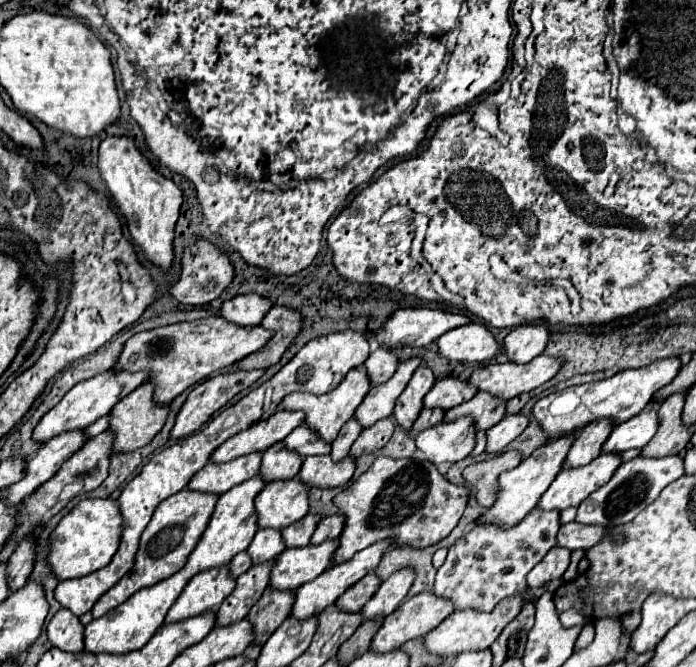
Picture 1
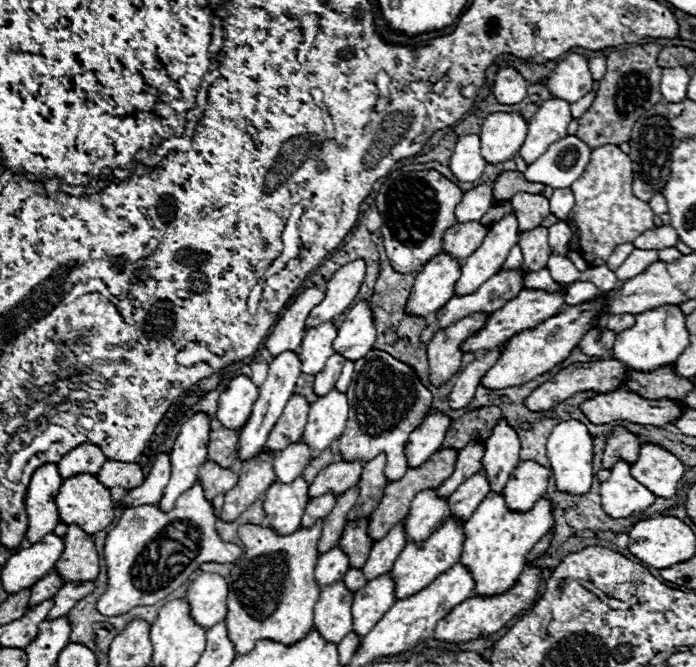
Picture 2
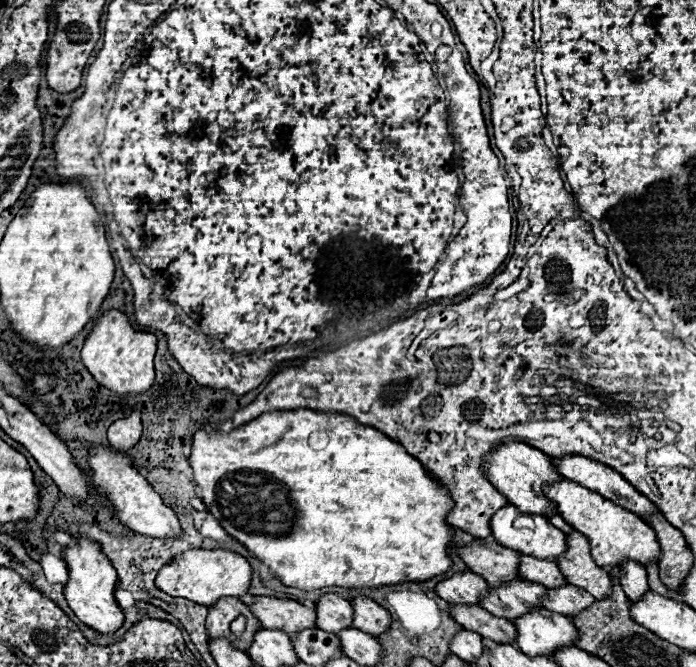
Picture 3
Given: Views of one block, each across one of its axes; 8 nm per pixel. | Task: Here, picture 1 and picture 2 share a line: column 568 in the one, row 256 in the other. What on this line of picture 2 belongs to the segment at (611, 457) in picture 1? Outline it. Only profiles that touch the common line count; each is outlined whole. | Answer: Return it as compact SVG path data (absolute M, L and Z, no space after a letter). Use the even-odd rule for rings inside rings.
M506 214L498 224L492 224L480 248L474 250L472 256L462 262L454 294L470 294L480 288L486 280L490 280L490 276L494 276L502 268L506 256L510 254L510 248L518 244L518 236L518 220L514 214Z

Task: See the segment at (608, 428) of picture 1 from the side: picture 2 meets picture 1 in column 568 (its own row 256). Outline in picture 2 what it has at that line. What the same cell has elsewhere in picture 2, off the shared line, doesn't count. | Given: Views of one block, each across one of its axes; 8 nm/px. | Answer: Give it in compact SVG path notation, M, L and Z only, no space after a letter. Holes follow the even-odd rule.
M480 222L472 224L456 224L454 228L448 228L444 232L442 240L442 252L450 254L456 260L466 260L484 240L490 226L482 226Z

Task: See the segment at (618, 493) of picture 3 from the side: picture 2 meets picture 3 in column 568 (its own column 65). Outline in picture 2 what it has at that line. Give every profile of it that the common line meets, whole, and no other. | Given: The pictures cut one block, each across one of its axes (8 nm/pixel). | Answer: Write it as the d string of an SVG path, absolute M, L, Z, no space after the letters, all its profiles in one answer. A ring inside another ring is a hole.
M80 444L72 448L56 466L60 470L60 476L66 480L76 474L98 474L104 462L106 456L102 450L98 450L94 444Z

